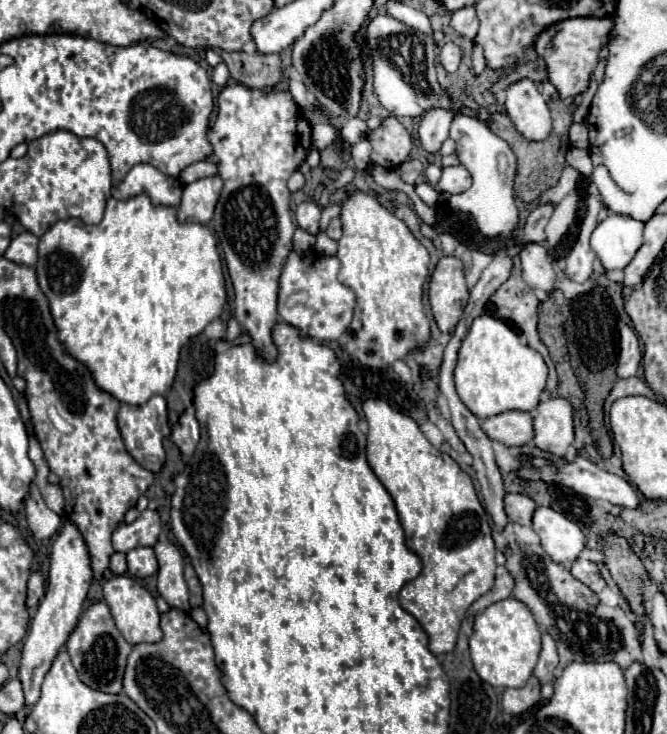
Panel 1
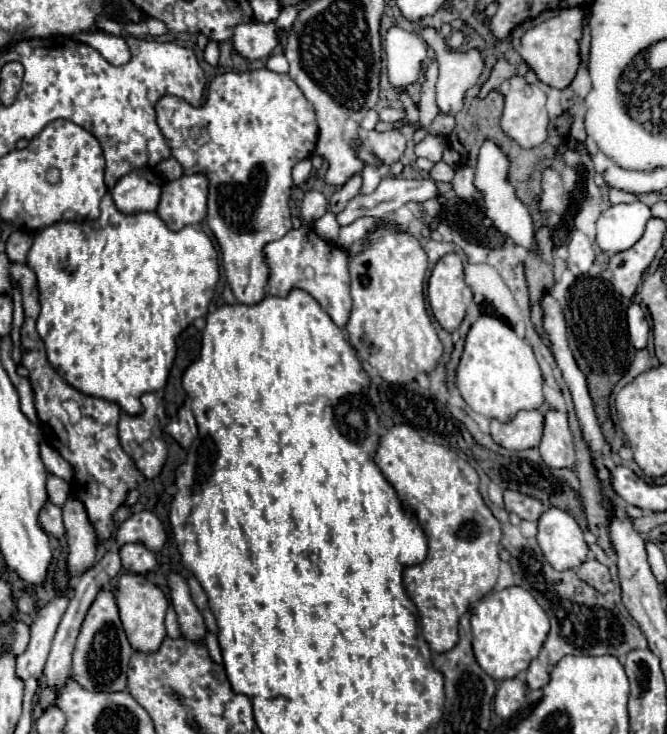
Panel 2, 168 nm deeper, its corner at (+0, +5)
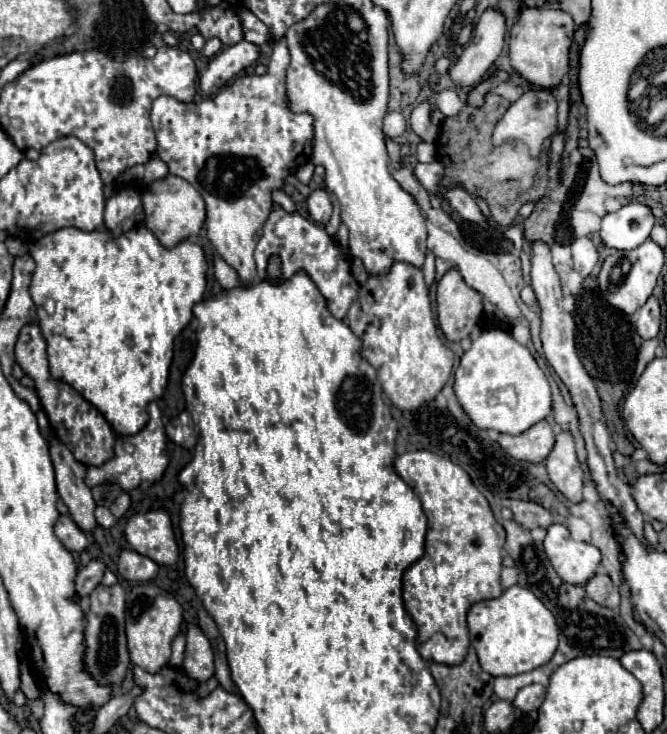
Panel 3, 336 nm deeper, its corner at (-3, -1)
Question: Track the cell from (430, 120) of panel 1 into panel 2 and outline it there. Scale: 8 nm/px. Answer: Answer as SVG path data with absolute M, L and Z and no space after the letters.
M471 49L467 53L449 51L445 61L439 63L439 79L435 103L441 113L457 115L463 109L463 95L473 87L483 71L483 57L479 51Z

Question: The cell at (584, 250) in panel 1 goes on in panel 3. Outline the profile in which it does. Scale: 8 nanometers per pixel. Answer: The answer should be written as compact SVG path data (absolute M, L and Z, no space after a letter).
M578 237L572 243L572 257L574 257L574 269L582 275L588 277L598 263L598 251L590 237Z

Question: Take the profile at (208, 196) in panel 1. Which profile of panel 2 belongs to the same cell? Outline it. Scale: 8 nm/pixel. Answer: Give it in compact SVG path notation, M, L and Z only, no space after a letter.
M201 173L167 181L157 213L173 231L187 225L199 225L207 215L207 193L209 179Z

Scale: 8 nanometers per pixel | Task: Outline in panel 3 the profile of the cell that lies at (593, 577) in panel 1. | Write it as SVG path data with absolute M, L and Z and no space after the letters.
M598 569L598 573L586 583L584 591L592 601L596 601L602 607L614 609L620 603L620 593L604 569Z

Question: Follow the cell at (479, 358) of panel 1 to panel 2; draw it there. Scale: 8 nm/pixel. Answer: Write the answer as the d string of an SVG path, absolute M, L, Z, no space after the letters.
M481 315L467 333L457 367L457 389L475 413L489 419L509 421L521 409L539 409L543 405L543 375L533 347L493 315Z

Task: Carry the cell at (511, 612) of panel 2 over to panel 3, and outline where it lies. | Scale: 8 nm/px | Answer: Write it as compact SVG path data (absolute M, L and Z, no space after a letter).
M520 585L508 587L496 599L486 599L486 601L474 603L468 609L468 629L470 629L470 643L472 643L474 651L478 653L482 669L486 673L490 673L492 677L520 675L520 673L532 671L540 665L546 665L552 659L552 655L558 647L558 625L556 625L556 619L554 619L552 611L546 609L544 603L530 589L520 587Z

